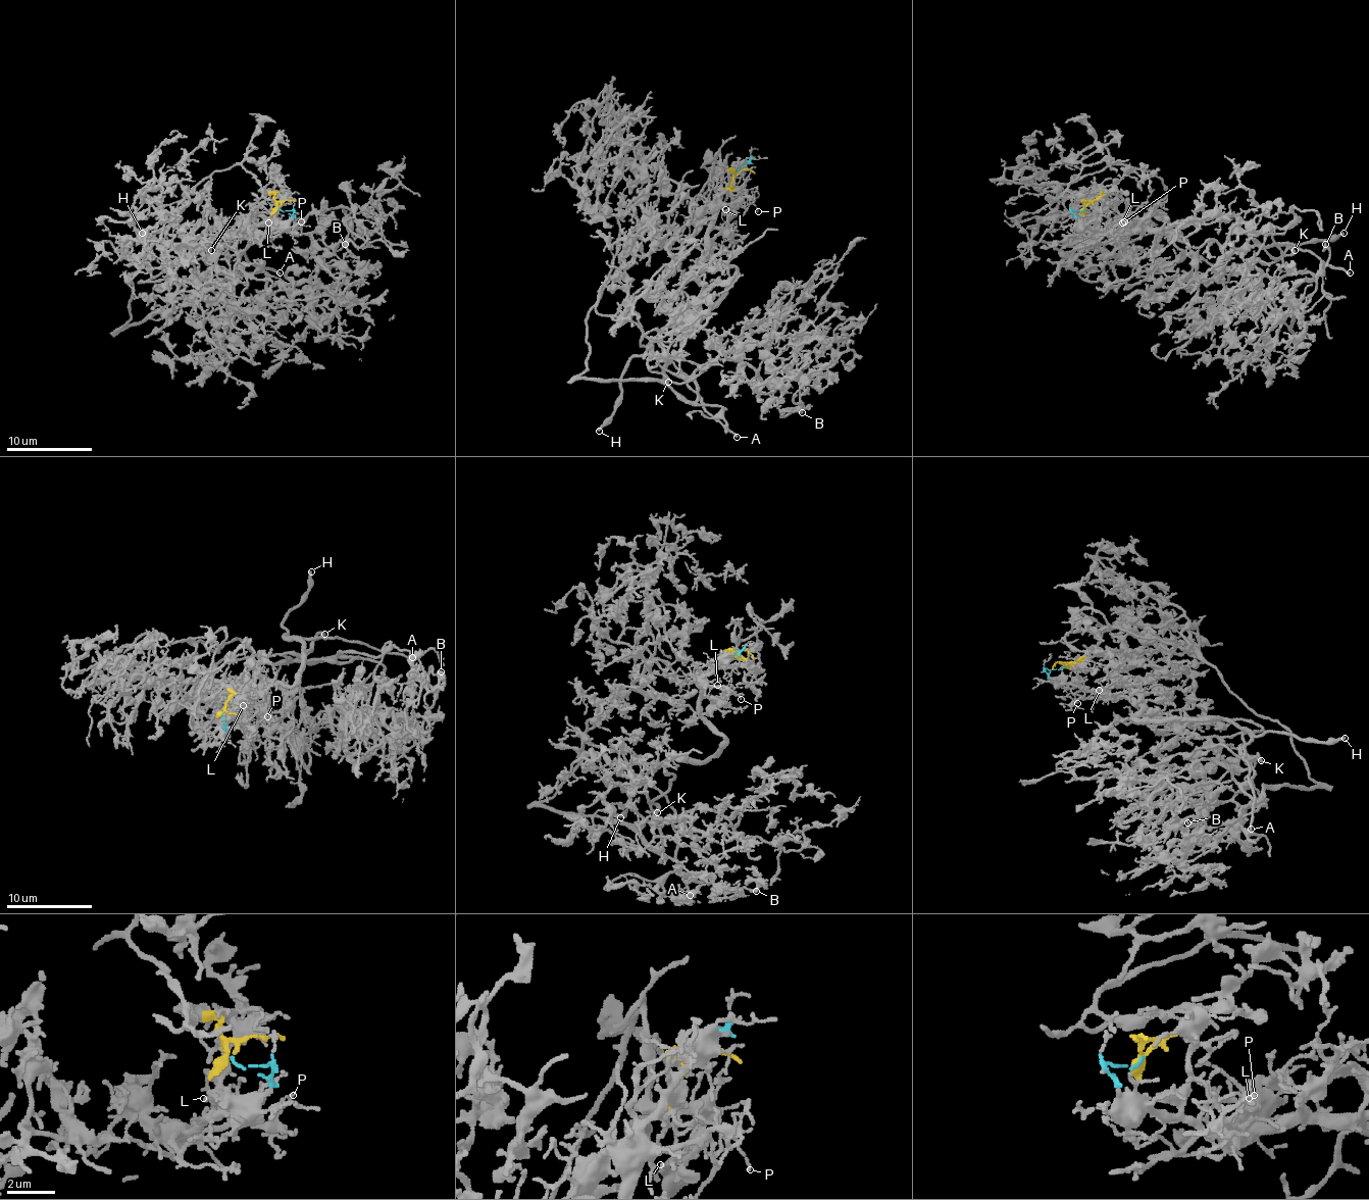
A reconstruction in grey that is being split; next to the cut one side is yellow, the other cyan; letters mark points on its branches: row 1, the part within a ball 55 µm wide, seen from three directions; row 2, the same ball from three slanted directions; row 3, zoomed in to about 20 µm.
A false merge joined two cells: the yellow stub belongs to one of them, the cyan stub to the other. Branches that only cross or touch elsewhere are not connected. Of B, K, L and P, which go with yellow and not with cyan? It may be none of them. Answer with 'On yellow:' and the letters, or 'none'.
On yellow: B, K

